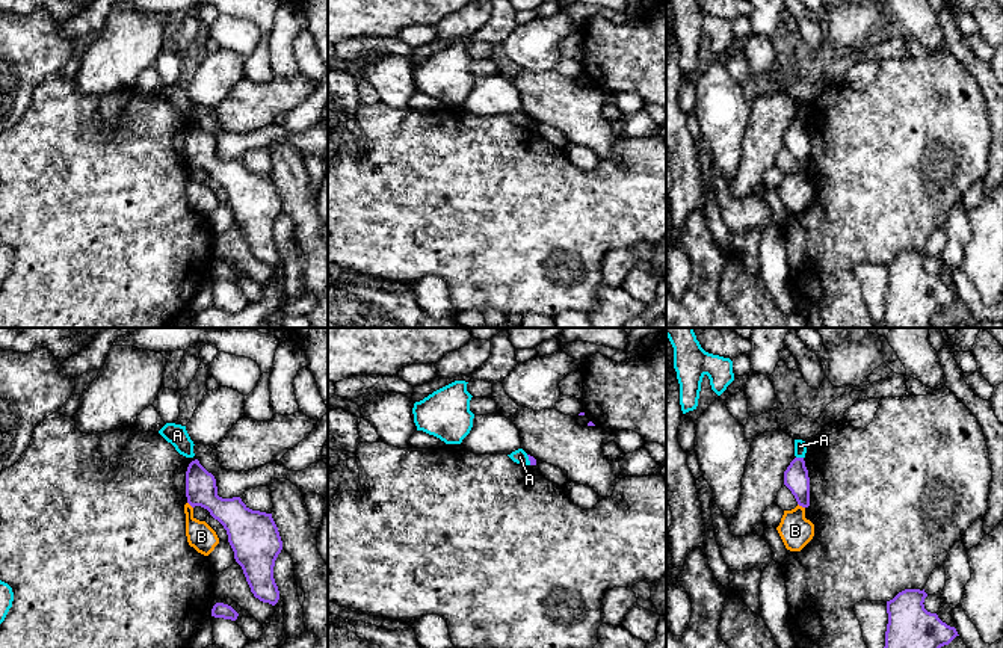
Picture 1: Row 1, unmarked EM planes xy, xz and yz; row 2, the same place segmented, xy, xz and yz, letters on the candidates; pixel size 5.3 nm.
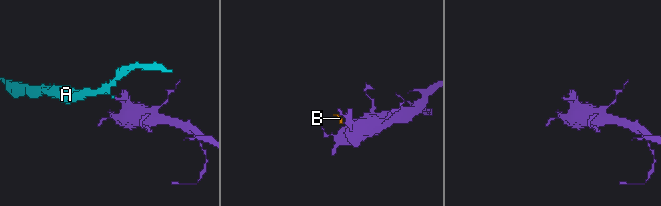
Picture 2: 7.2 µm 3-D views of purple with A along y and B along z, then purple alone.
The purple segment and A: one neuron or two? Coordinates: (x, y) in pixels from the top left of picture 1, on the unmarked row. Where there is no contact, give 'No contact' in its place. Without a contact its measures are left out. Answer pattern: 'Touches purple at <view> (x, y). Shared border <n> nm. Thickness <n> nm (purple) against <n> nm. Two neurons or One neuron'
Touches purple at yz (799, 120). Shared border 40 nm. Thickness 130 nm (purple) against 60 nm. Two neurons

